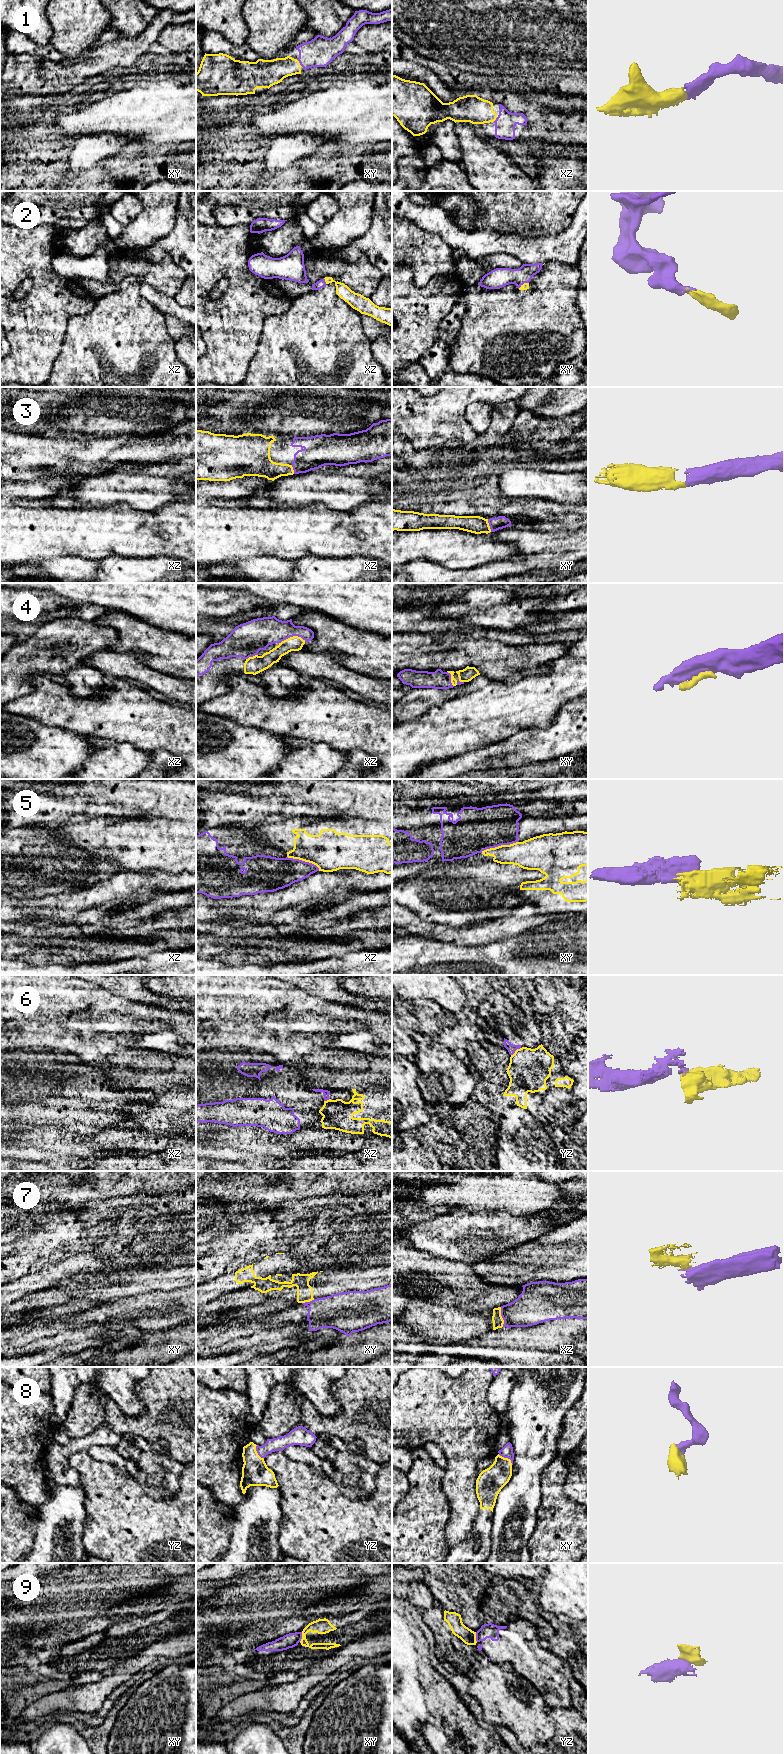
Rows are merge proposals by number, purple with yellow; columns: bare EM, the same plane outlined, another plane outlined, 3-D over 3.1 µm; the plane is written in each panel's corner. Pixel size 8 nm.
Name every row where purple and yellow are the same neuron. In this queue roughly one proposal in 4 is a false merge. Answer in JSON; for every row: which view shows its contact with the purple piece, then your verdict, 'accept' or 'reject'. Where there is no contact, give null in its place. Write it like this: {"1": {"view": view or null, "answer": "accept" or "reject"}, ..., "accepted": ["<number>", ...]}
{"1": {"view": "xy", "answer": "accept"}, "2": {"view": "xz", "answer": "accept"}, "3": {"view": "xy", "answer": "accept"}, "4": {"view": "xz", "answer": "accept"}, "5": {"view": "xy", "answer": "reject"}, "6": {"view": "yz", "answer": "reject"}, "7": {"view": "xz", "answer": "reject"}, "8": {"view": "xy", "answer": "accept"}, "9": {"view": "xy", "answer": "reject"}, "accepted": ["1", "2", "3", "4", "8"]}

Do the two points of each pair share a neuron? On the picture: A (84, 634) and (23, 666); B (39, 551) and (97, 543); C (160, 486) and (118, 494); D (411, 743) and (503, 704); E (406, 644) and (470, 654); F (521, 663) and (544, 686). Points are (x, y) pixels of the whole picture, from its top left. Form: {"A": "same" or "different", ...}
{"A": "same", "B": "same", "C": "same", "D": "same", "E": "same", "F": "different"}

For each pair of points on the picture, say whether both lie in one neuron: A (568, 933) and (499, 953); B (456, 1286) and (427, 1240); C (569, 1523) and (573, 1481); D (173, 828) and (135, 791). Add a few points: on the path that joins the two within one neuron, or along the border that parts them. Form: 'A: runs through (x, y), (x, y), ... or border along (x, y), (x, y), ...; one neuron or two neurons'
A: runs through (551, 940), (538, 952), (516, 953); one neuron
B: border along (416, 1249), (461, 1262); two neurons
C: border along (566, 1476), (564, 1491), (577, 1503); two neurons
D: runs through (167, 817), (146, 796); one neuron

